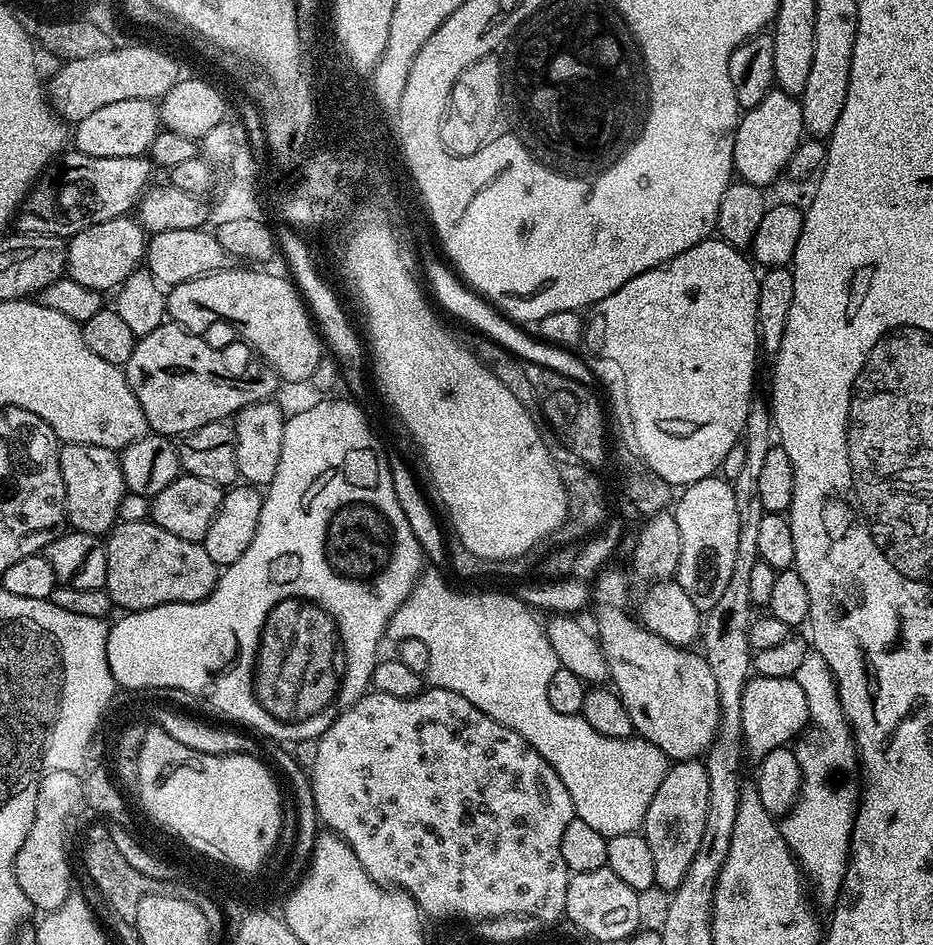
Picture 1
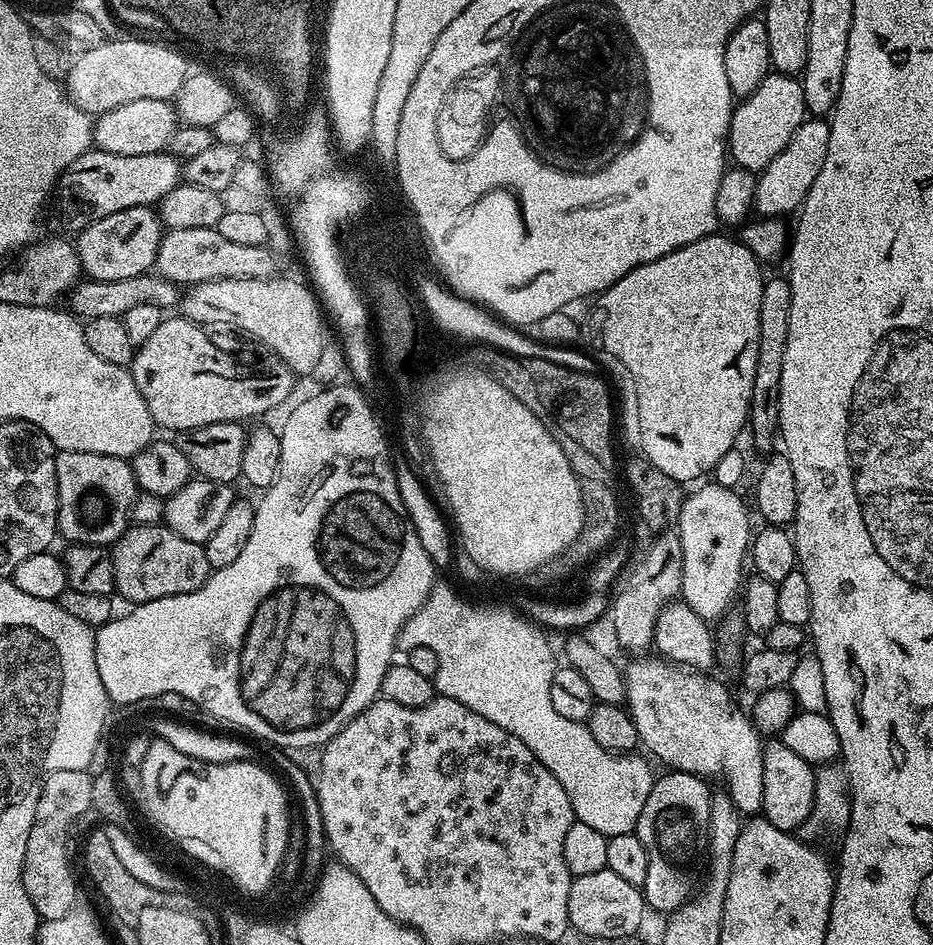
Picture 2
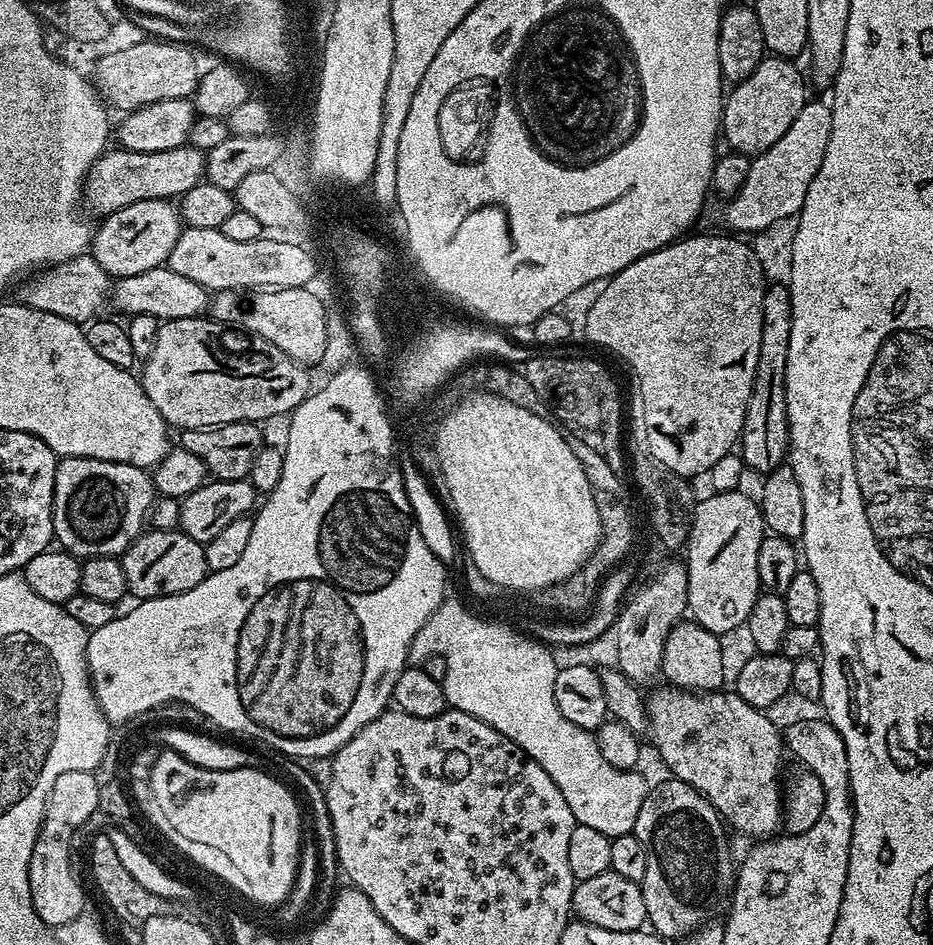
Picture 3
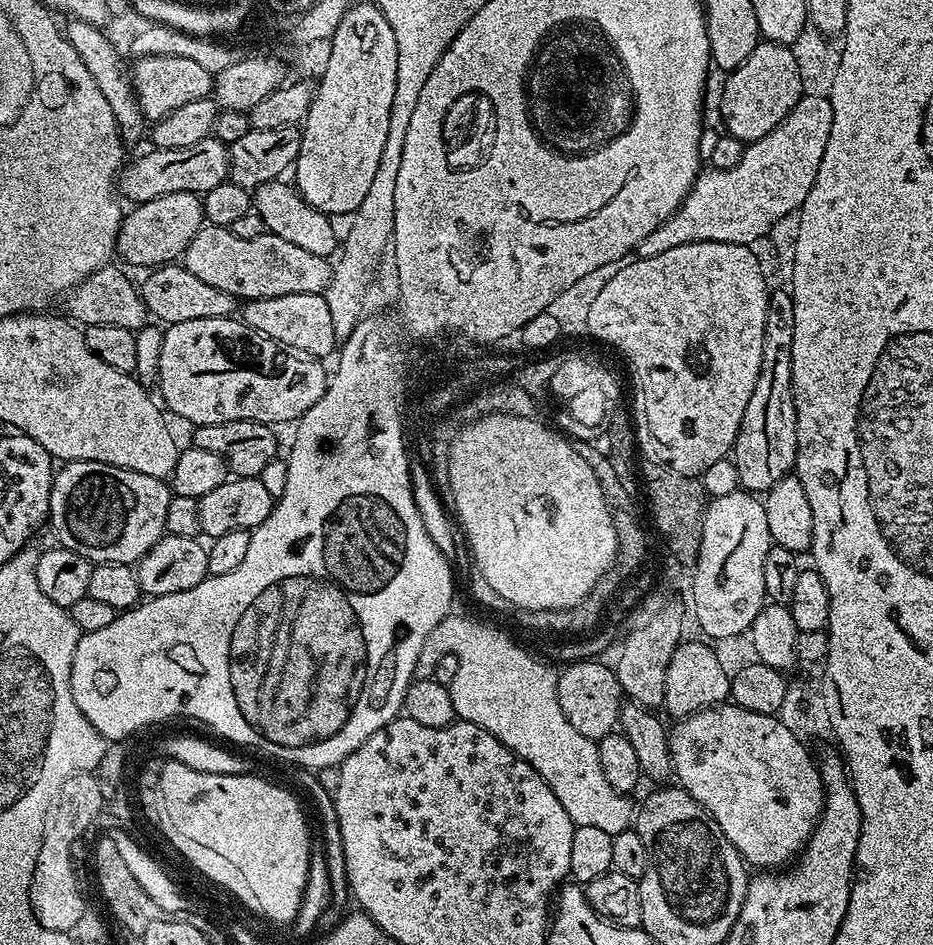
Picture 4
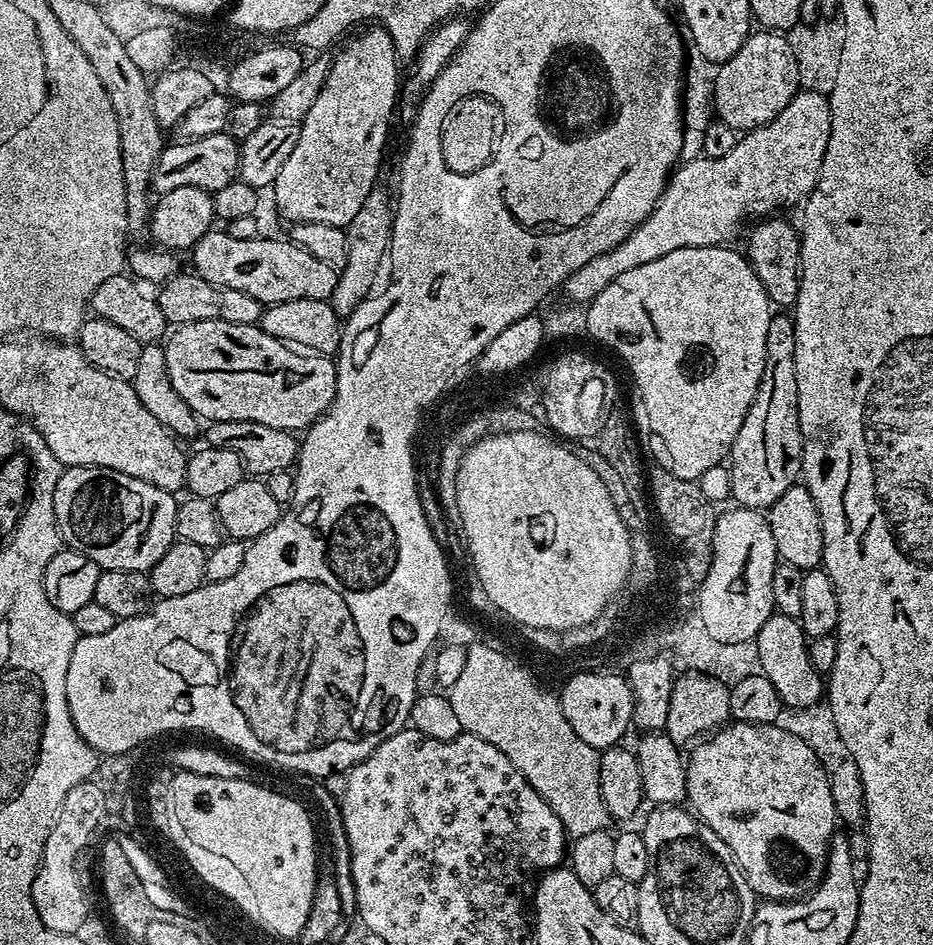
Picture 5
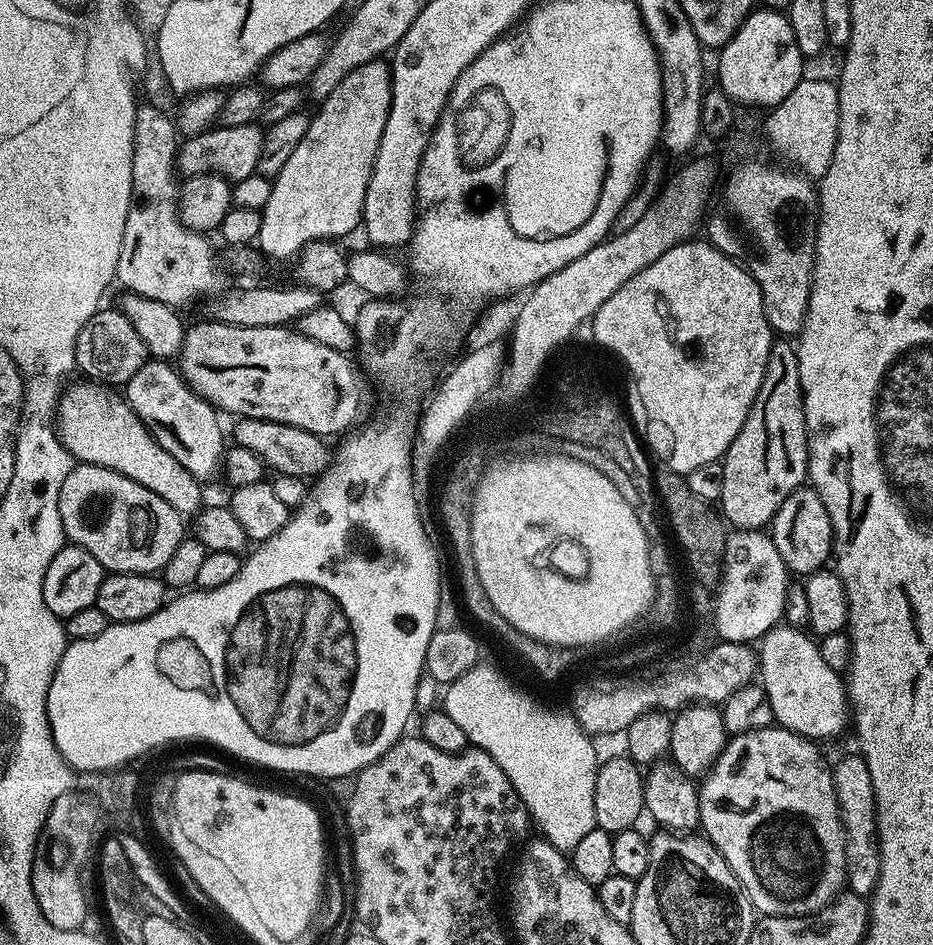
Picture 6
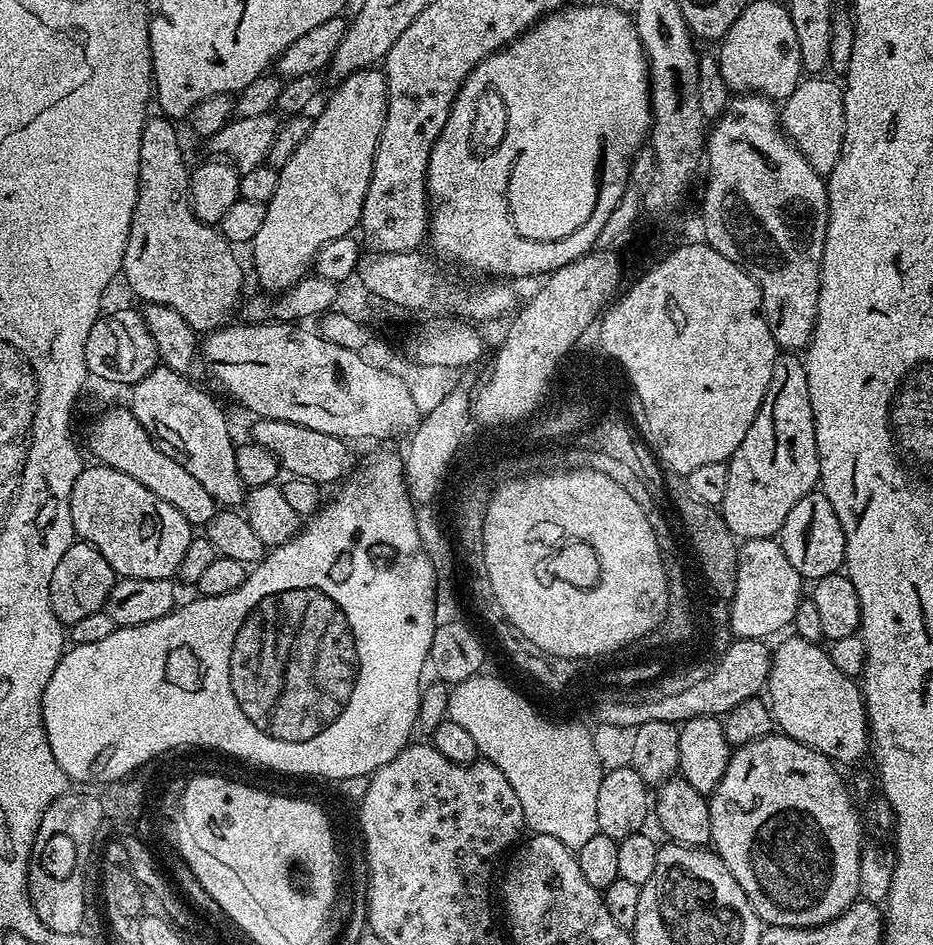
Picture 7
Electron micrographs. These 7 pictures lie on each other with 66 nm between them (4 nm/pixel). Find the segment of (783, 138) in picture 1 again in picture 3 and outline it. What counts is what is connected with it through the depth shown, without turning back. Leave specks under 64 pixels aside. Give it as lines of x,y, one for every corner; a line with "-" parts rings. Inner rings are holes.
765,55
750,78
739,81
729,96
727,93
722,104
722,136
728,139
731,151
755,158
790,130
810,96
804,89
803,74
792,64
795,63
783,56

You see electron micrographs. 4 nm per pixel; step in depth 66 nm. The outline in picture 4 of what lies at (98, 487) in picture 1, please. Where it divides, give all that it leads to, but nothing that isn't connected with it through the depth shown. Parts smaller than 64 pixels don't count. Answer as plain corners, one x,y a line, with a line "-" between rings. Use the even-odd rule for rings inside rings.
69,460
55,469
50,490
50,528
56,531
59,547
69,548
97,564
135,565
166,534
166,510
173,493
159,476
138,474
122,466
110,466
97,460

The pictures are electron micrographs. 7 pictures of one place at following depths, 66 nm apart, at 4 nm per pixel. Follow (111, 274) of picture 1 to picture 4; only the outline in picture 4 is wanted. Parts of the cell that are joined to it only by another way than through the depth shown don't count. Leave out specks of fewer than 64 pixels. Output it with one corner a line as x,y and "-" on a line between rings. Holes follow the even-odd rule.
195,192
162,194
158,198
150,198
150,202
136,204
133,209
133,212
123,213
116,235
115,255
121,256
125,265
133,264
143,270
179,261
186,246
190,246
190,238
194,238
194,234
198,234
198,230
206,223
204,205

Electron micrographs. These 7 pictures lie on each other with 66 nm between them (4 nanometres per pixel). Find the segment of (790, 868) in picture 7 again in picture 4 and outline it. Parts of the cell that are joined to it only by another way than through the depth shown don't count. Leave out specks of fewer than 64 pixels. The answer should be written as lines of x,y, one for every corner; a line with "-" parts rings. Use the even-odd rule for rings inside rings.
731,702
705,708
673,724
676,725
671,725
668,733
668,749
675,779
680,779
679,787
686,789
722,826
722,834
740,851
741,858
756,870
776,870
795,861
816,829
825,799
817,761
808,754
805,741
787,729
776,714
758,714

